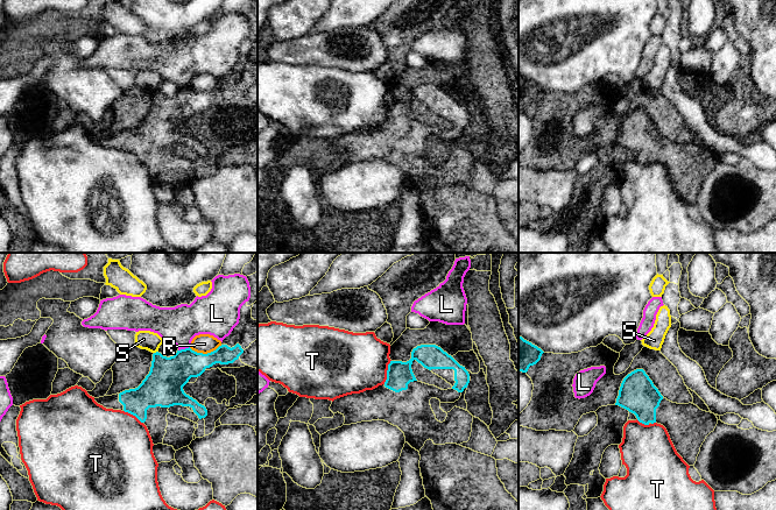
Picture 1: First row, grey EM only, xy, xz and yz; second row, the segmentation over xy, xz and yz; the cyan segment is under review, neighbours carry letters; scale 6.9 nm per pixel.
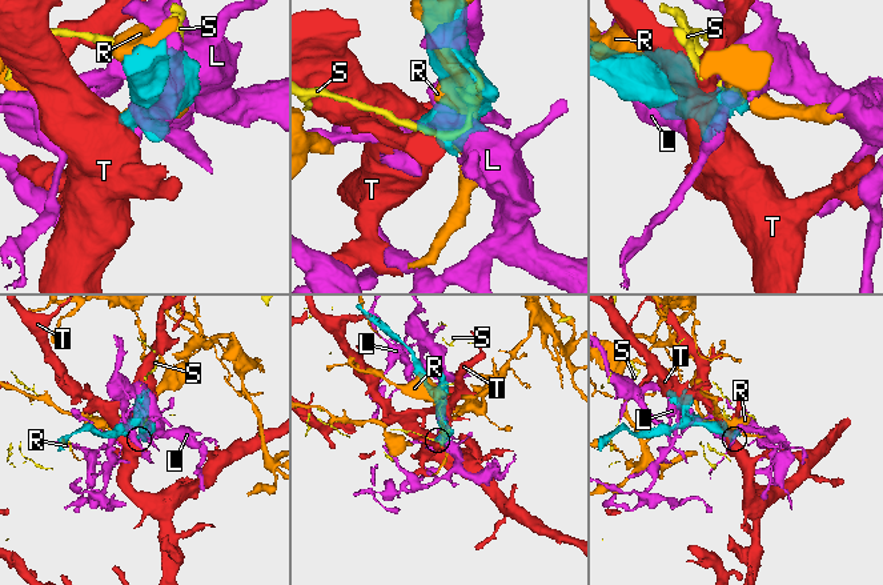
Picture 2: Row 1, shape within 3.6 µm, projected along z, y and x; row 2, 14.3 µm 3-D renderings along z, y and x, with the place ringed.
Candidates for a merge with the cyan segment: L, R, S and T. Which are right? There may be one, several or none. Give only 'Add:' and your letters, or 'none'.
Add: none

